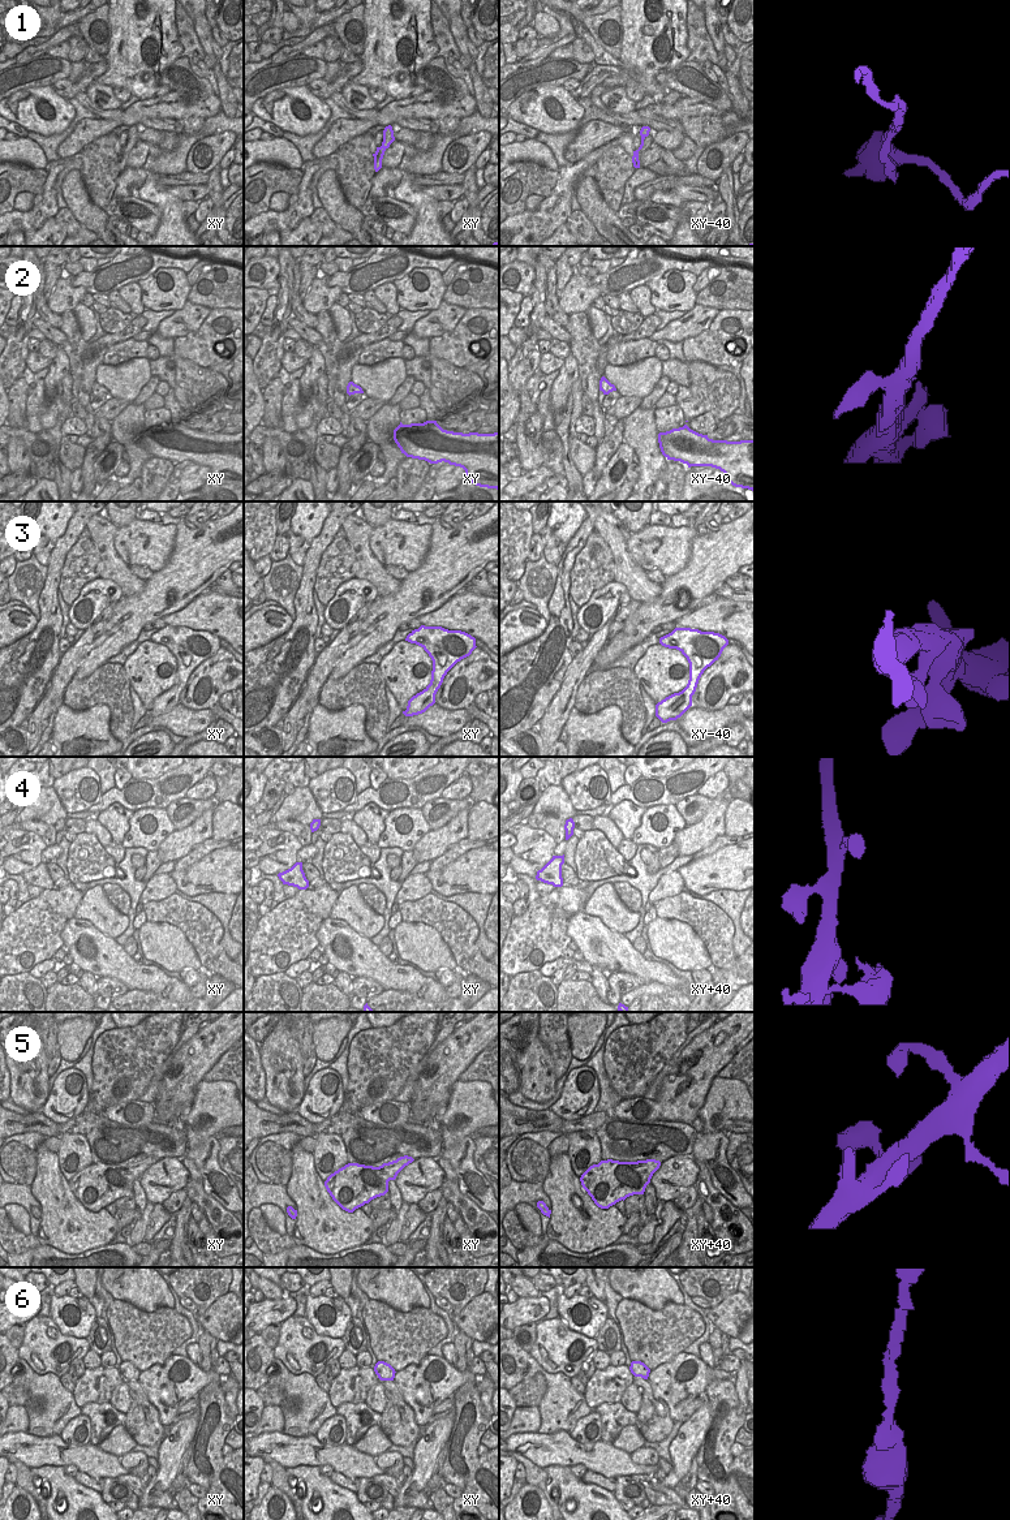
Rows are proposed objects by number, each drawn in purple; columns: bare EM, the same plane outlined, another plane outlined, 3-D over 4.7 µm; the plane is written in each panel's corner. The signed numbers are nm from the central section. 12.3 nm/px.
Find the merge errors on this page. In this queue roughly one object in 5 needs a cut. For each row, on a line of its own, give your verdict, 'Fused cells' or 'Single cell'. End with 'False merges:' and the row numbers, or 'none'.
1: Fused cells
2: Single cell
3: Single cell
4: Single cell
5: Single cell
6: Single cell
False merges: 1.

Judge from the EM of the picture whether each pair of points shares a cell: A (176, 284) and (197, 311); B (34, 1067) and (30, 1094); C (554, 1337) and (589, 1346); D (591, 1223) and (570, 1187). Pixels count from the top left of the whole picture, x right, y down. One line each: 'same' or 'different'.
A: different
B: same
C: same
D: same

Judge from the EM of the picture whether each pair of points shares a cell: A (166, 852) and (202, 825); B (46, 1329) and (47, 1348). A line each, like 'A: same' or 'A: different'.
A: same
B: same

